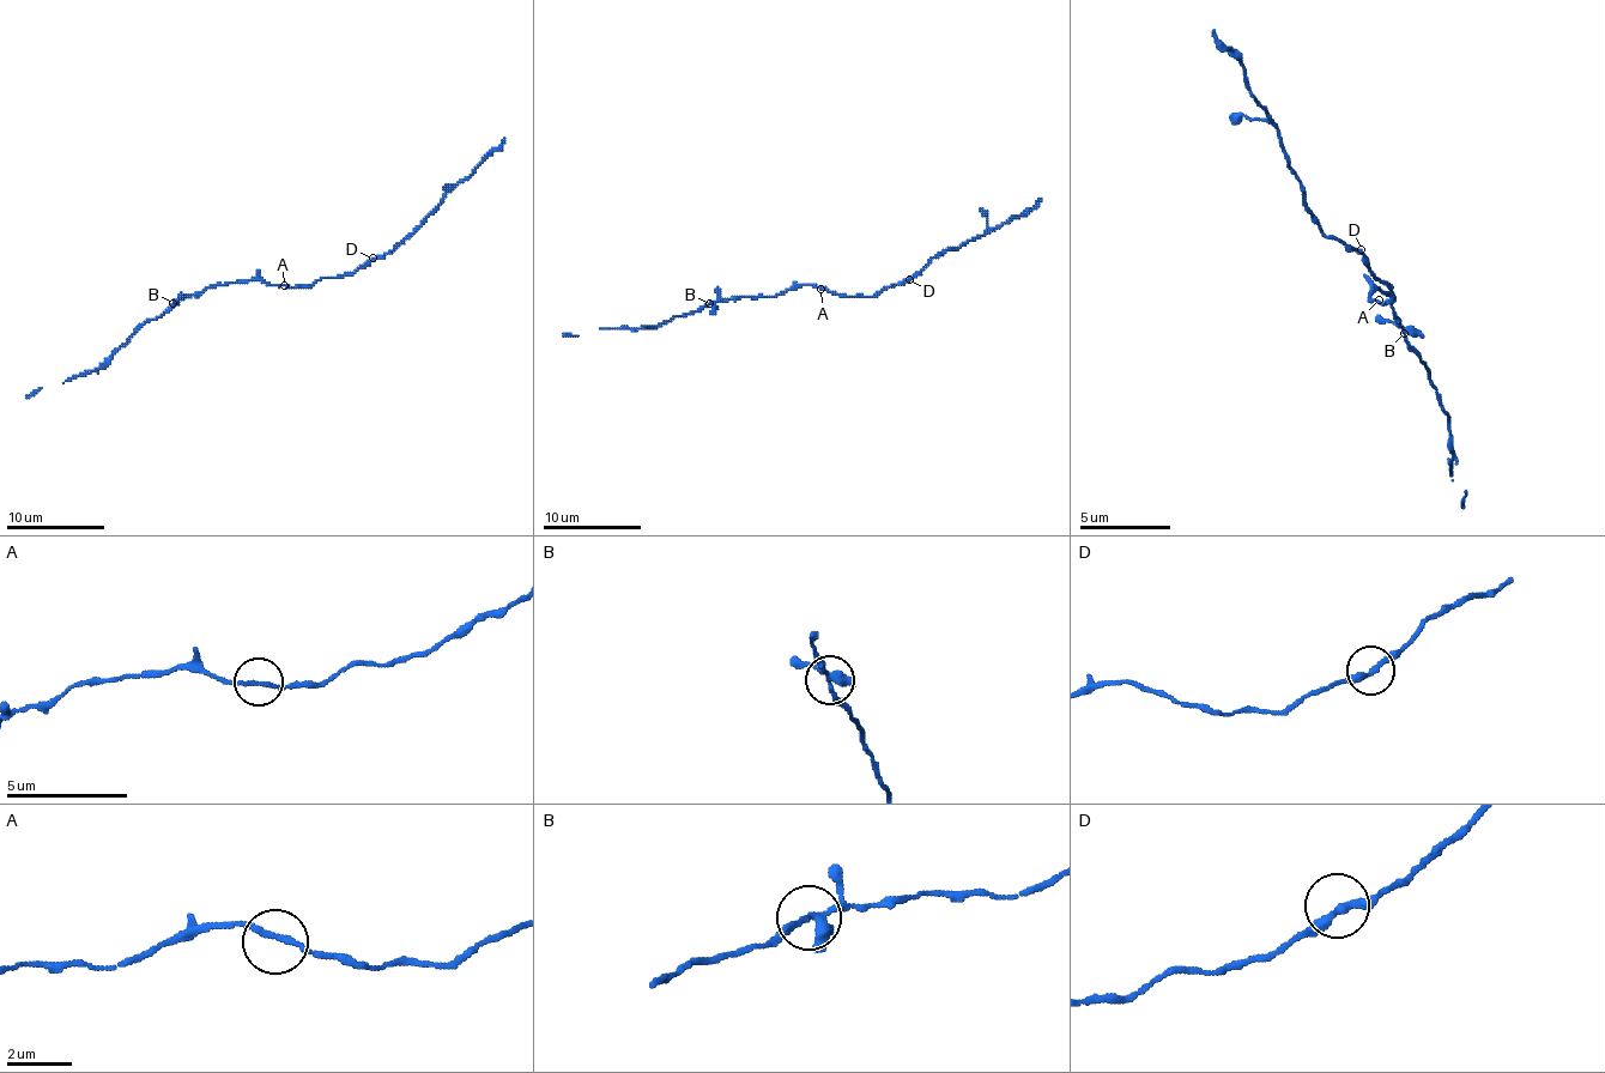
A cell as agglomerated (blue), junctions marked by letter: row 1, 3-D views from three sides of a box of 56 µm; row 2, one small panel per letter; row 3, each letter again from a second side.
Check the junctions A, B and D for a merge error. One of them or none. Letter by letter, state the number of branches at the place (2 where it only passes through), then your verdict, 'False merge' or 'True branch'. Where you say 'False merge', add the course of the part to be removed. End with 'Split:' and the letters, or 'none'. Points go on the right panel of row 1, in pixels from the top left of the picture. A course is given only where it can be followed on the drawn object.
A: Branches: 2. True branch
B: Branches: 2. True branch
D: Branches: 2. True branch
Split: none

